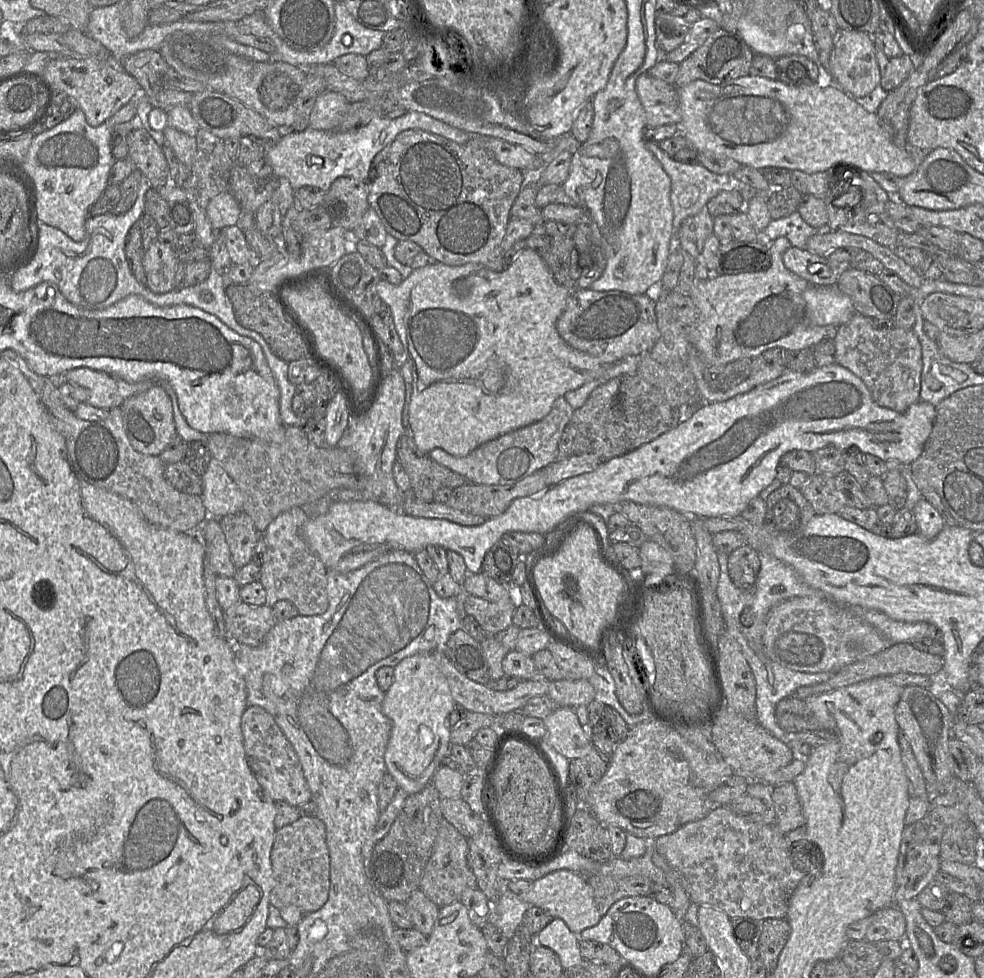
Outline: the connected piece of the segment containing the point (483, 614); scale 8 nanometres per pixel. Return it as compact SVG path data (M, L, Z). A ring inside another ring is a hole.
M469 595L465 600L464 609L466 615L474 617L488 635L494 635L513 624L516 606L511 598L508 601L490 602Z

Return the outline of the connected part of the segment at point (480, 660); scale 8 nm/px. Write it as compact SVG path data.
M463 627L450 636L443 652L468 679L483 685L489 684L489 668L481 643L474 640Z

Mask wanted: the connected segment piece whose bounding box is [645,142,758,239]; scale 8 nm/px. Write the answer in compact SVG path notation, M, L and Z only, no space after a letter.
M645 142L645 147L656 157L660 162L665 172L668 174L671 180L671 193L670 200L673 207L674 219L673 219L673 235L674 239L677 231L679 230L682 222L690 217L700 213L706 208L707 203L715 197L718 193L731 188L736 188L741 194L743 201L747 203L753 198L758 191L743 183L734 184L733 176L728 174L715 174L705 168L703 165L689 165L675 161L662 151L658 144L653 142Z

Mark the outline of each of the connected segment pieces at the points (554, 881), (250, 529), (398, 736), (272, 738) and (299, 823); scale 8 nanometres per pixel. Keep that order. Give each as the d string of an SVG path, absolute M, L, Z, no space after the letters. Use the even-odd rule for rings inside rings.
M568 869L556 870L533 881L531 887L526 892L518 894L518 896L530 905L543 909L552 917L562 919L576 935L595 926L602 918L587 878Z
M244 511L218 519L237 569L251 562L253 551L261 536L252 518Z
M433 653L406 657L393 669L394 680L381 706L382 713L391 722L384 761L387 772L398 787L411 795L431 782L443 758L449 753L451 730L447 727L447 718L456 703Z
M249 706L242 714L241 730L247 763L265 795L275 803L286 802L297 808L310 801L312 795L304 777L299 759L292 745L276 724L274 718L260 706Z
M315 816L300 817L277 829L271 850L275 887L270 893L270 905L280 910L293 905L304 915L319 910L327 901L330 888L330 857L324 823Z

